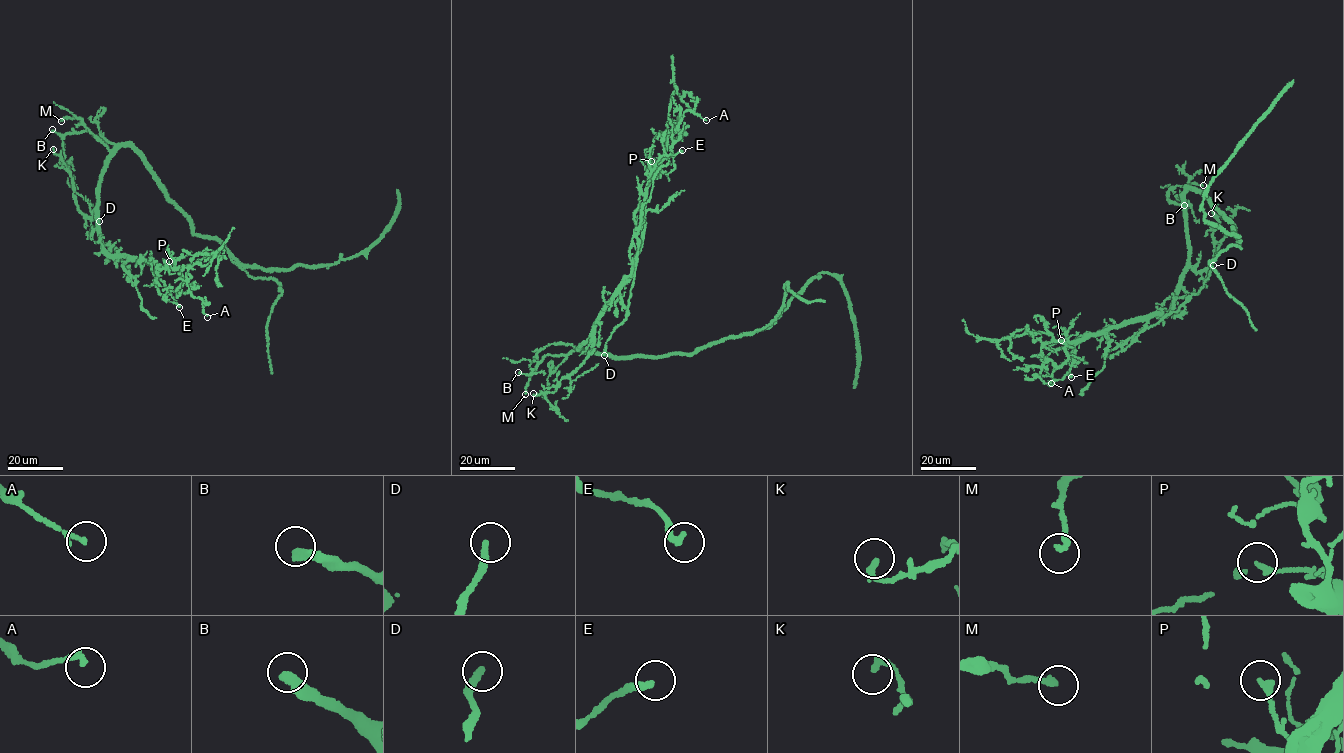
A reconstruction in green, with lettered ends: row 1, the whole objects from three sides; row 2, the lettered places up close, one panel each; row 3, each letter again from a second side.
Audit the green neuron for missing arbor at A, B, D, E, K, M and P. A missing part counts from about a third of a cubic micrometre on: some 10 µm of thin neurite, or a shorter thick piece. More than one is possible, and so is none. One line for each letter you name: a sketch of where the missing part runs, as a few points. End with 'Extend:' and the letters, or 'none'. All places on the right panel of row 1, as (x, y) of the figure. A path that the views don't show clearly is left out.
B: (1184, 205), (1184, 201), (1179, 198), (1169, 209), (1161, 211), (1155, 208), (1159, 204)
Extend: B, D

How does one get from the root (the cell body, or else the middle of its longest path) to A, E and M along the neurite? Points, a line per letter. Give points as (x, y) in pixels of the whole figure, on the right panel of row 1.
A: (1196, 192), (1183, 194), (1189, 263), (1174, 307), (1077, 340), (1047, 341), (1034, 375), (1051, 383)
E: (1196, 192), (1183, 194), (1189, 263), (1174, 307), (1090, 333), (1075, 344), (1071, 377)
M: (1196, 192), (1188, 189), (1182, 194), (1181, 205), (1171, 203), (1167, 196), (1168, 190), (1176, 185), (1203, 185)

